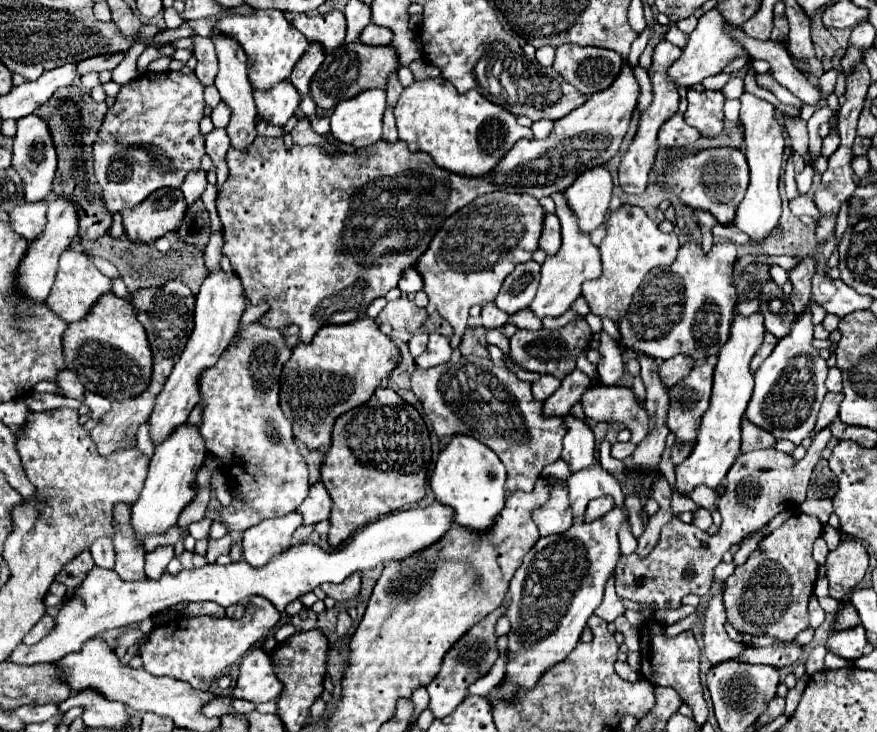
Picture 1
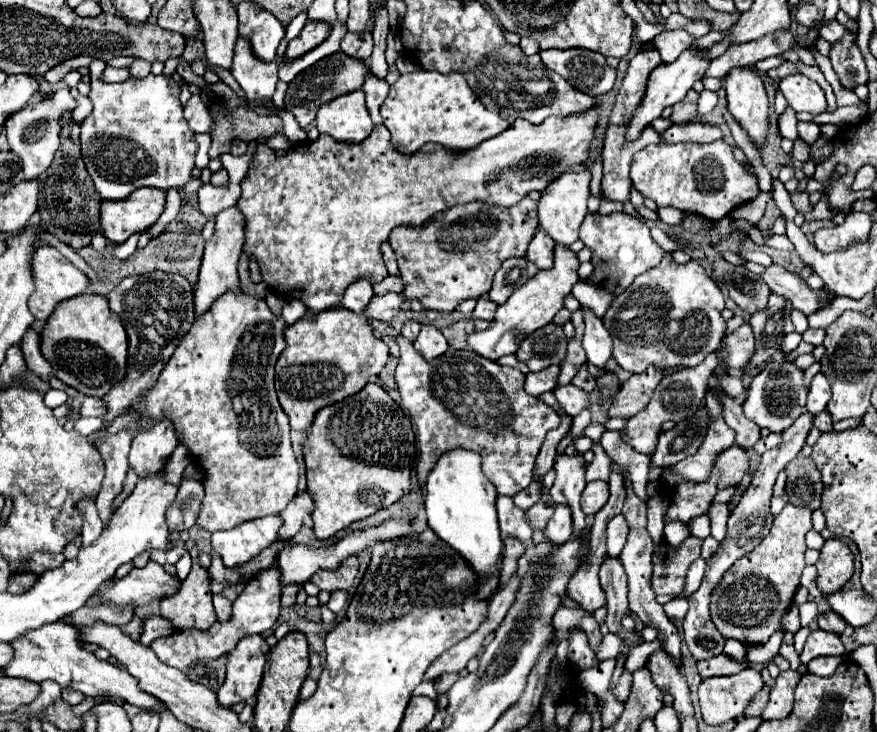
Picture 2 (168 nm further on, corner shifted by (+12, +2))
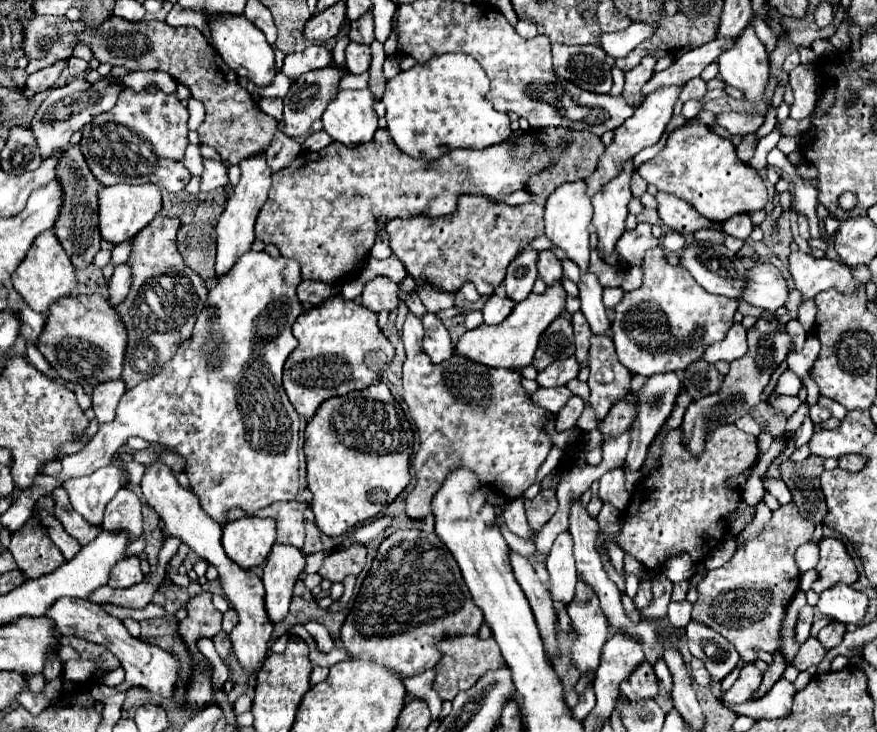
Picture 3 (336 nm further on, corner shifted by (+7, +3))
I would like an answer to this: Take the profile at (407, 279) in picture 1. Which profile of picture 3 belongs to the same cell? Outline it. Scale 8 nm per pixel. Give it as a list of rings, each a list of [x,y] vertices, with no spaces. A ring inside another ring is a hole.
[[[383,229],[383,231],[377,235],[377,241],[375,241],[373,249],[371,249],[371,257],[375,257],[375,259],[387,259],[387,257],[391,257],[391,255],[393,255],[393,249],[389,247],[389,235],[387,235],[387,231]]]

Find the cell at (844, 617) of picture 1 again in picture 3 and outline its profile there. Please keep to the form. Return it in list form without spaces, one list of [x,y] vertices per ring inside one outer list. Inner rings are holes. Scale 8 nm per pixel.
[[[831,621],[829,625],[825,625],[825,627],[819,631],[817,639],[819,639],[827,649],[833,649],[833,647],[837,647],[837,645],[841,643],[845,631],[847,631],[847,629],[845,629],[843,623],[839,623],[839,621]]]

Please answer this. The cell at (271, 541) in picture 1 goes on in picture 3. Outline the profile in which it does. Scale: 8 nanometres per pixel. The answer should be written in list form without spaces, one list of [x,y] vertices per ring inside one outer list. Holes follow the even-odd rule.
[[[241,517],[223,529],[223,549],[227,557],[243,569],[261,565],[275,543],[275,519]]]

